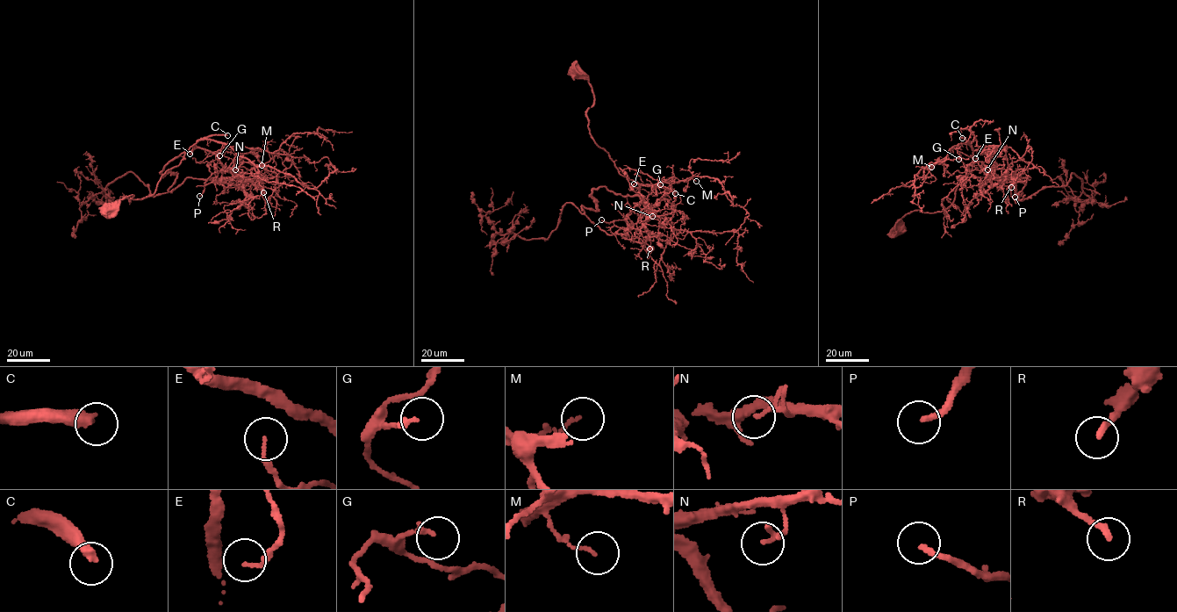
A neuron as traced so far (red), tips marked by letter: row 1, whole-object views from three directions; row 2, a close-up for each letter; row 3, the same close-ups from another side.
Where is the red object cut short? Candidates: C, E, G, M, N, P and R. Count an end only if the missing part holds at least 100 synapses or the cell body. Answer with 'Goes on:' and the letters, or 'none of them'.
Goes on: C, P

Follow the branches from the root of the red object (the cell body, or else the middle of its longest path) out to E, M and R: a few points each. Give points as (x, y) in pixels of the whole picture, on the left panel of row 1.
E: (108, 208), (131, 195), (141, 200), (151, 196), (161, 177), (179, 165), (192, 147), (190, 154)
M: (108, 208), (131, 195), (141, 200), (151, 195), (165, 172), (202, 140), (225, 142), (257, 167), (261, 165)
R: (108, 208), (131, 195), (151, 195), (193, 146), (217, 156), (223, 170), (253, 174), (263, 192)

